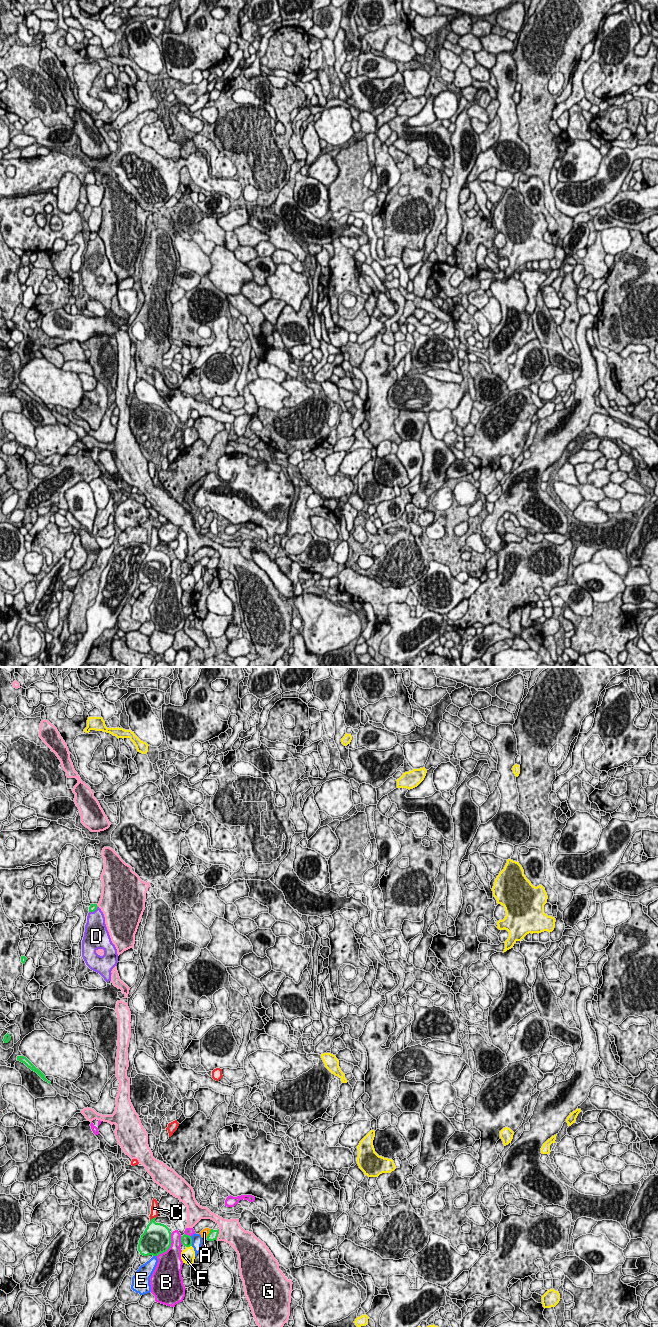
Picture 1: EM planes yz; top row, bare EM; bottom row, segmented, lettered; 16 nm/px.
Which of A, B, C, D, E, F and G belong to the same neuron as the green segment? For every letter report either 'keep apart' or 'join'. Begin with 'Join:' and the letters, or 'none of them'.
Join: C
A: keep apart
B: keep apart
C: join
D: keep apart
E: keep apart
F: keep apart
G: keep apart

